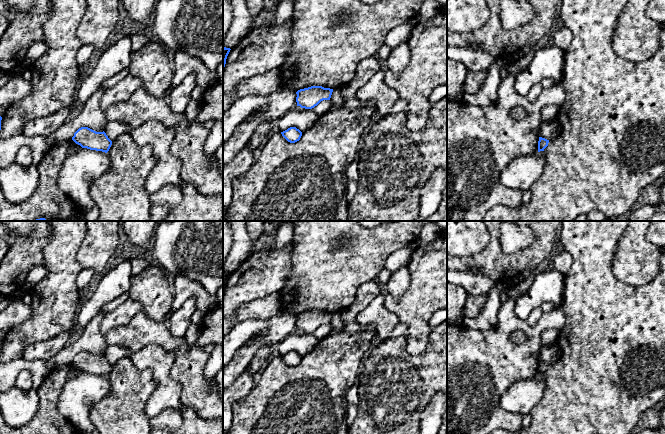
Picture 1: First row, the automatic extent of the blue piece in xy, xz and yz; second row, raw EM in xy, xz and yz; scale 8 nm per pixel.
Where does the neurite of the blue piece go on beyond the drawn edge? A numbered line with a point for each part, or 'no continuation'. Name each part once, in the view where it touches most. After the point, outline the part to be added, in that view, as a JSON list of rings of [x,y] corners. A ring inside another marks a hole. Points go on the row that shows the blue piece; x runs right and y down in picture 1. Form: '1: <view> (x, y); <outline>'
no continuation

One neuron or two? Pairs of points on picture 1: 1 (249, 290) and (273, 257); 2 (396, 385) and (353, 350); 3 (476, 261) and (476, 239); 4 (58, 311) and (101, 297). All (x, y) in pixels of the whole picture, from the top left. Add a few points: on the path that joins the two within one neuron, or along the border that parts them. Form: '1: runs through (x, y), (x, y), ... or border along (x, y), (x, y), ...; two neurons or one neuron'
1: runs through (253, 282), (270, 265); one neuron
2: border along (370, 349), (365, 354), (361, 363), (357, 381); two neurons
3: border along (489, 232), (489, 242), (483, 248), (457, 256); two neurons
4: border along (79, 310), (76, 322); two neurons

